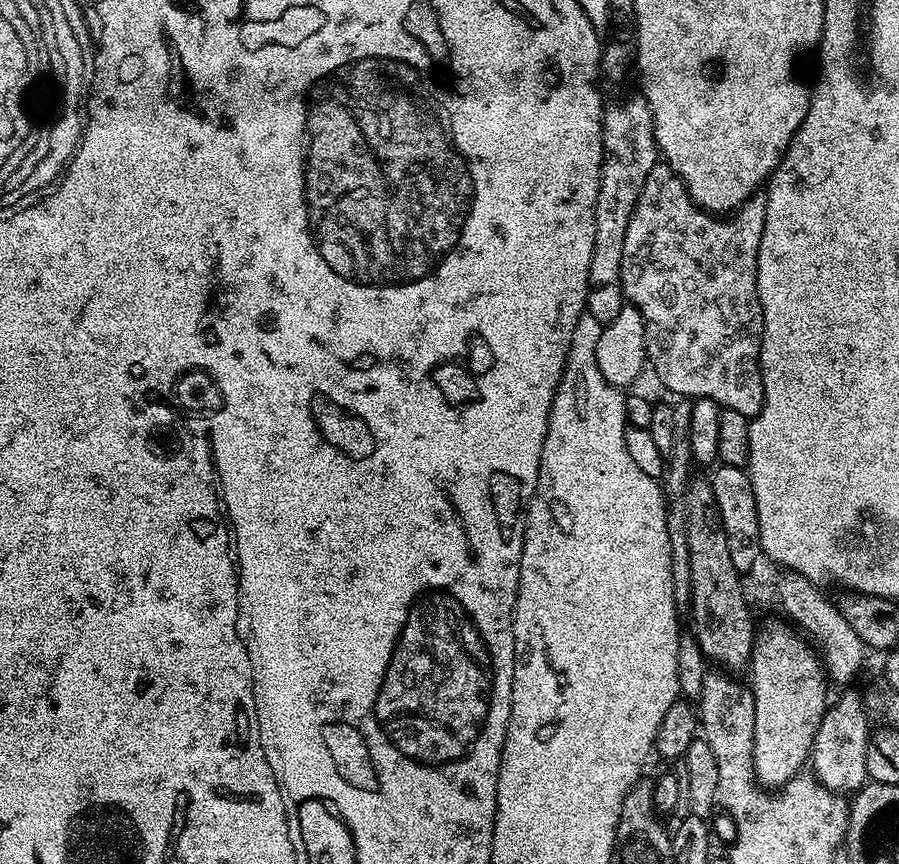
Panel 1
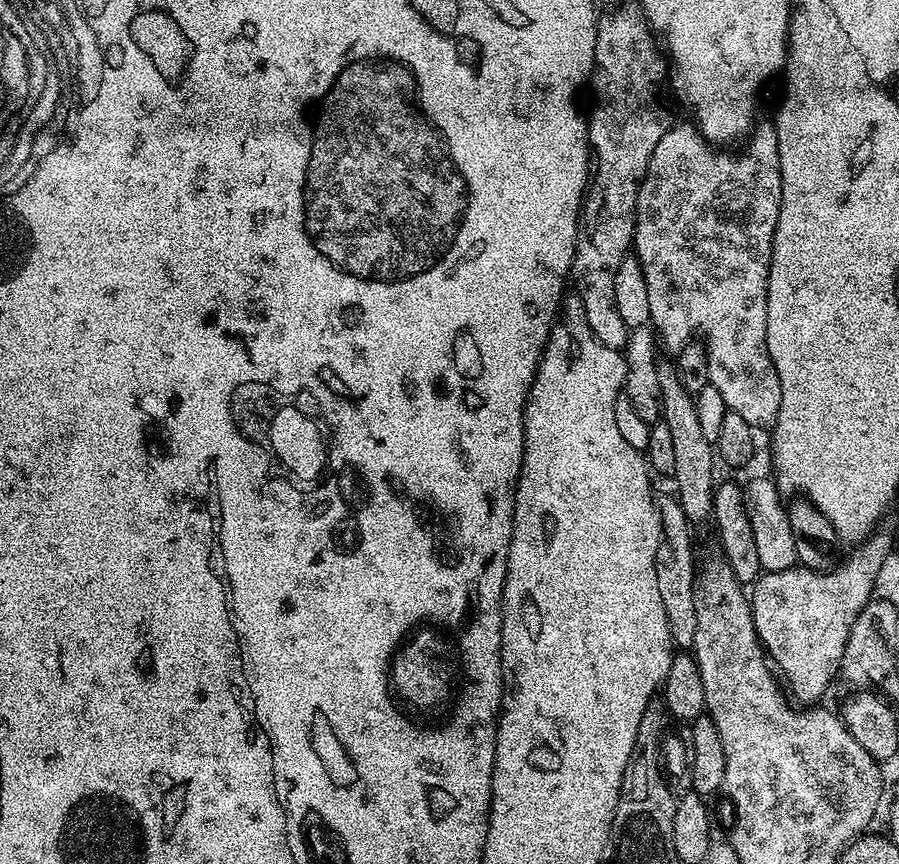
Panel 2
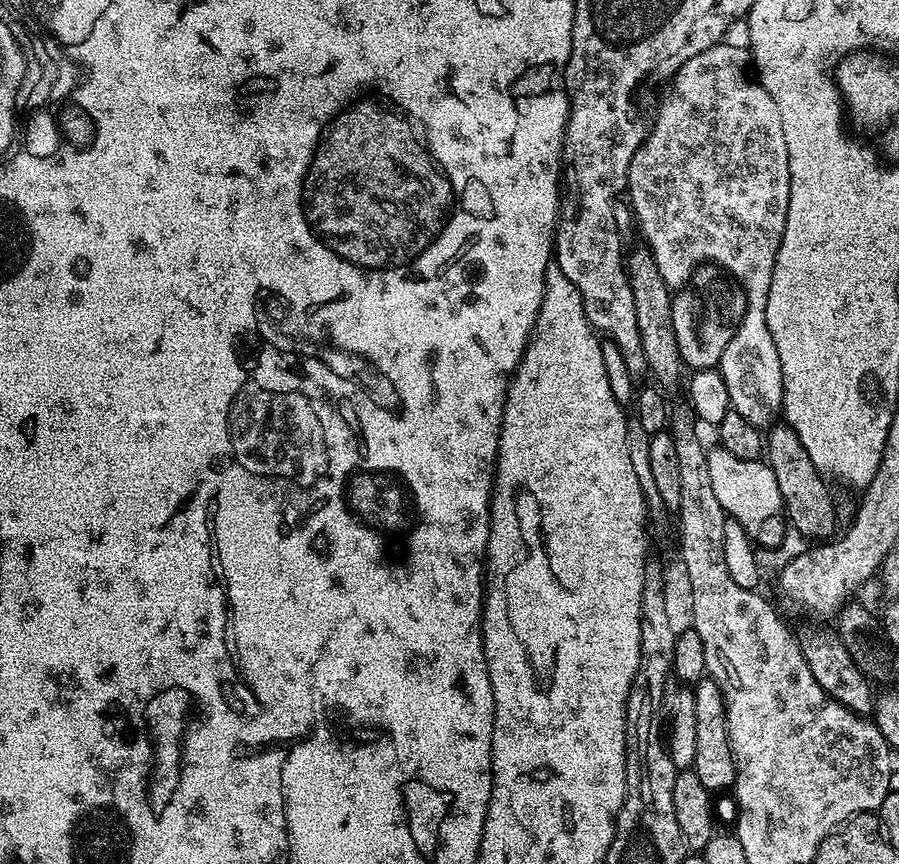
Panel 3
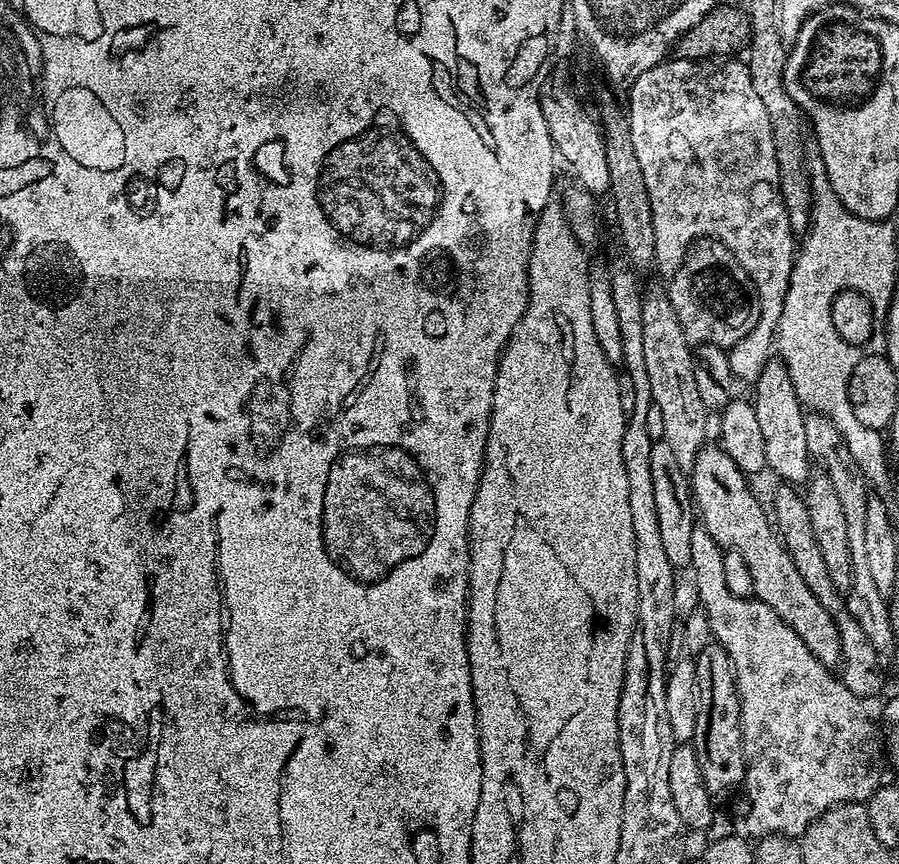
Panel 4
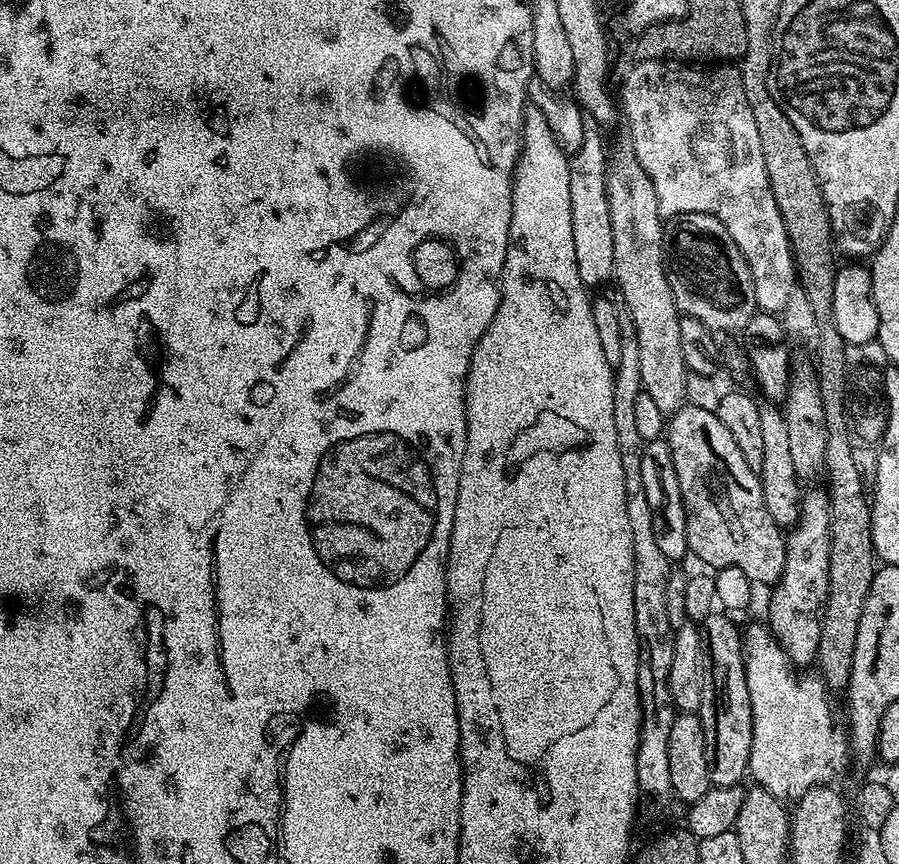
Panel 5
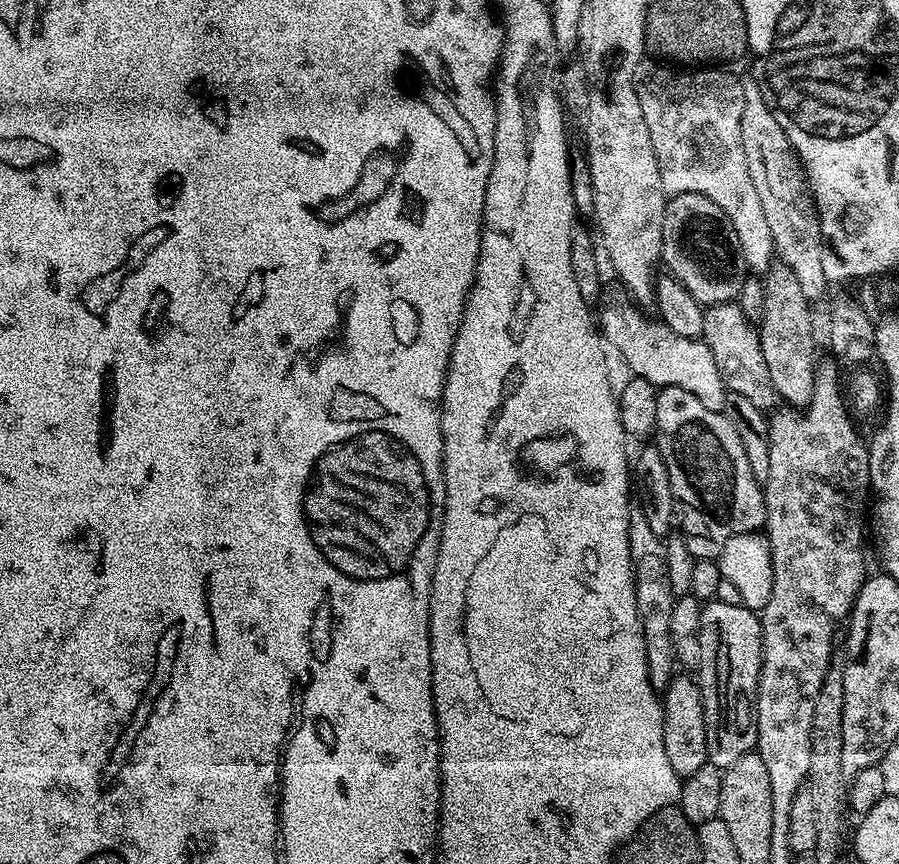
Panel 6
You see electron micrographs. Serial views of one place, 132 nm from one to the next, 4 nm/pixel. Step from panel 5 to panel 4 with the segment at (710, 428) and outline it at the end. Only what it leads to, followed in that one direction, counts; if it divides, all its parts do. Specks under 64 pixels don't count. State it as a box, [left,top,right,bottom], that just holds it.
[690,446,840,669]

